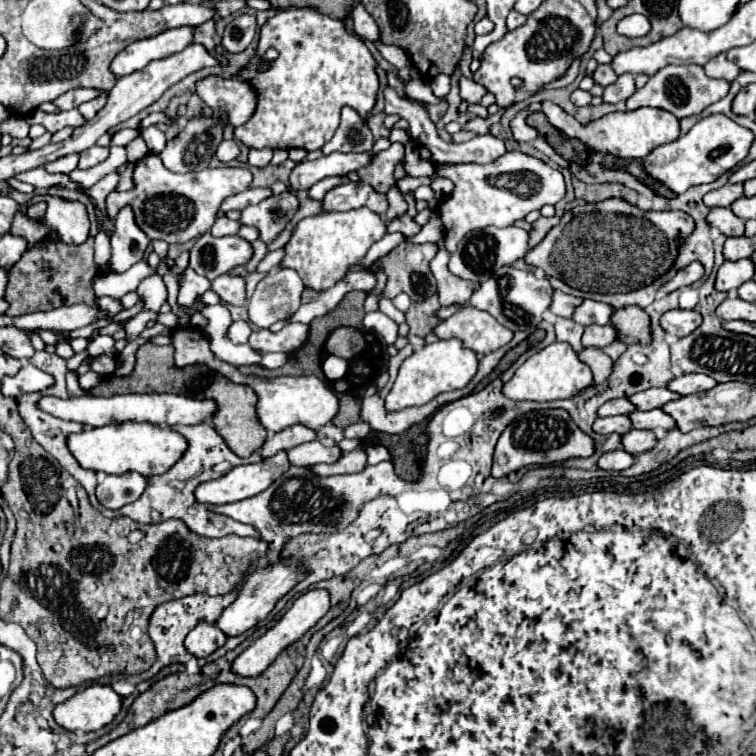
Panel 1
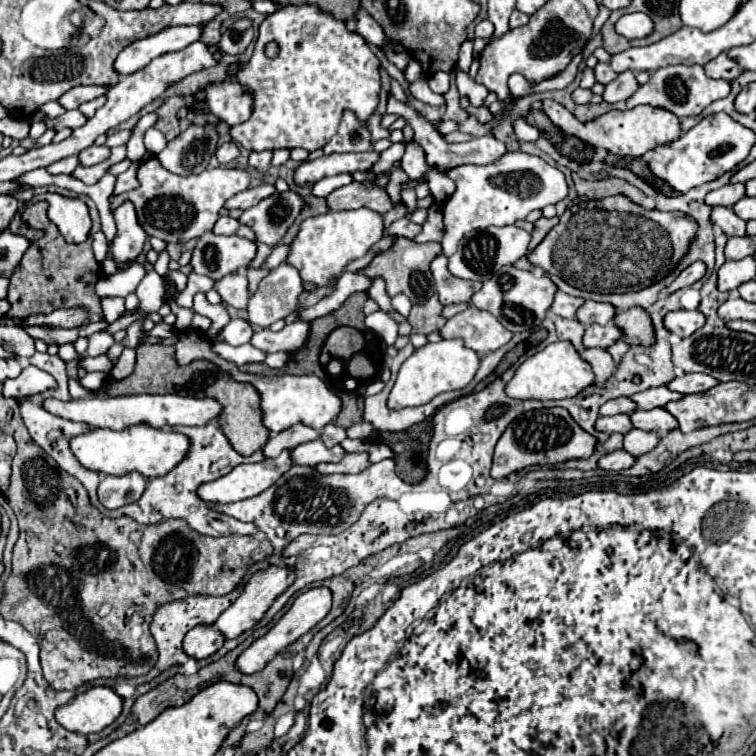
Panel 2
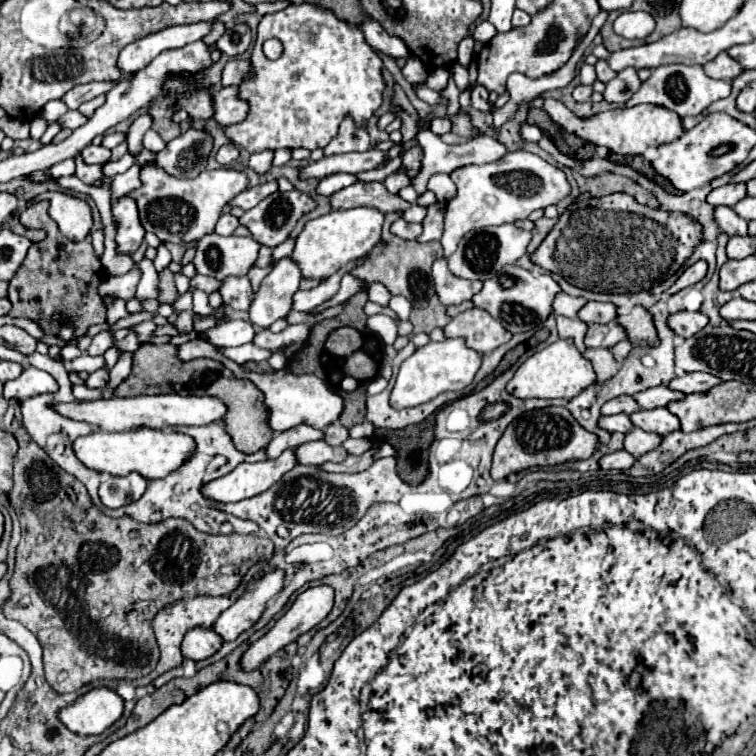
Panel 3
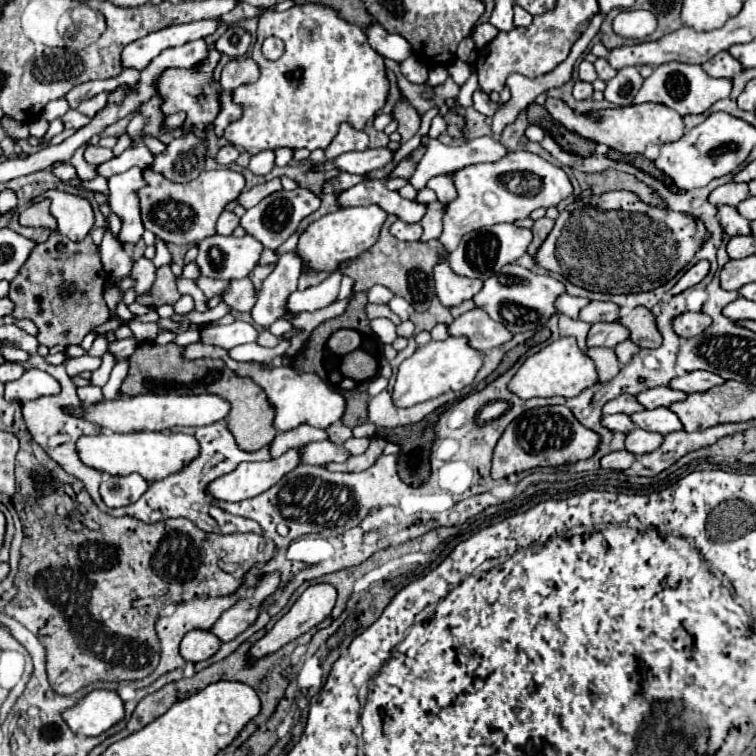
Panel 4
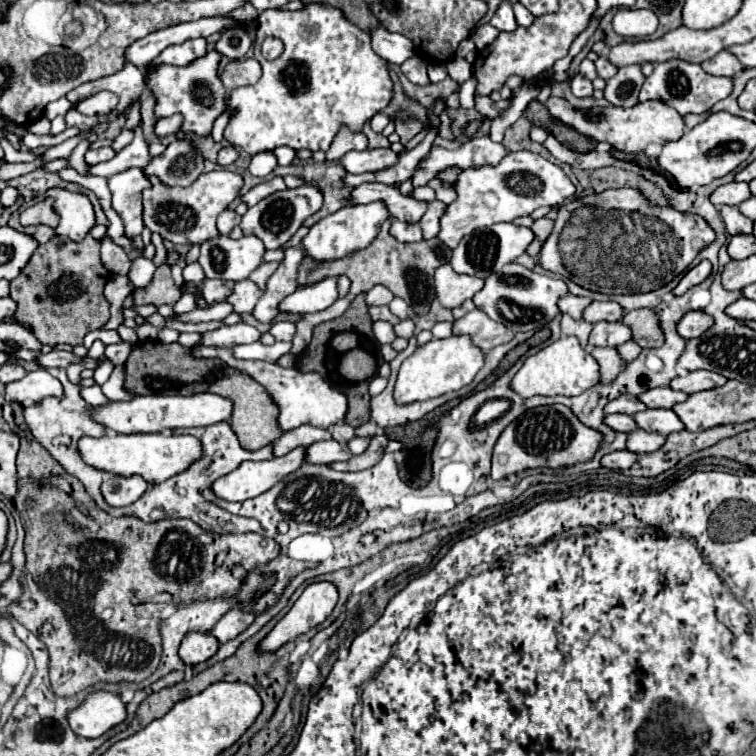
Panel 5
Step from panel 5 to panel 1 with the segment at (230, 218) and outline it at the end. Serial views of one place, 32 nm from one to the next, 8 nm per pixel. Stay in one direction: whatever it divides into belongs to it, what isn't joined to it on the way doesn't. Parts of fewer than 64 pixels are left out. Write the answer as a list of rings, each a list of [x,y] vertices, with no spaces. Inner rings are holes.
[[[220,216],[220,218],[216,220],[216,224],[212,226],[210,232],[212,232],[214,236],[232,236],[232,234],[238,232],[238,228],[240,228],[240,222],[230,220],[230,218],[226,218],[226,216]]]

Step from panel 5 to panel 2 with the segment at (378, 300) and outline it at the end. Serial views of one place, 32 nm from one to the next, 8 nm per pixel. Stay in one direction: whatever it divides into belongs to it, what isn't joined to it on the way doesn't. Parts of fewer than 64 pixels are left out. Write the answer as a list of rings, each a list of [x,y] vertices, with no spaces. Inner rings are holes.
[[[378,278],[378,280],[372,282],[372,286],[370,286],[370,290],[368,290],[368,296],[370,296],[382,310],[390,312],[396,322],[402,322],[402,316],[396,314],[396,312],[392,310],[392,306],[390,306],[390,296],[388,296],[388,292],[386,292],[386,288],[384,288],[384,280],[382,280],[382,278]]]

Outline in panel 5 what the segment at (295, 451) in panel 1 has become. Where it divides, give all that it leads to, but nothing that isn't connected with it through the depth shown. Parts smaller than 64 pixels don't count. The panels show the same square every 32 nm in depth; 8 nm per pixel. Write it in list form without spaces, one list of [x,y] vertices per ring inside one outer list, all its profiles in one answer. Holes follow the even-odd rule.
[[[336,440],[316,442],[306,448],[306,462],[308,464],[332,464],[338,460],[350,460],[352,452],[346,444],[338,444]]]

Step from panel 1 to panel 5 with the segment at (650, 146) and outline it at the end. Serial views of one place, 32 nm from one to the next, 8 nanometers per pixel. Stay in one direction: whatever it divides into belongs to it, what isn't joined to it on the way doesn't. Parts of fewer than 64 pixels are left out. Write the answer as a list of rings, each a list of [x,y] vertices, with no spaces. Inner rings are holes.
[[[550,96],[550,100],[546,102],[546,108],[550,110],[550,114],[554,118],[572,126],[580,134],[594,138],[596,142],[608,142],[610,146],[614,146],[616,150],[622,150],[622,152],[644,152],[648,144],[664,144],[670,140],[678,140],[684,134],[682,116],[678,112],[674,112],[674,108],[670,108],[668,104],[662,104],[660,100],[640,102],[632,108],[594,106],[588,110],[578,110],[568,100]]]

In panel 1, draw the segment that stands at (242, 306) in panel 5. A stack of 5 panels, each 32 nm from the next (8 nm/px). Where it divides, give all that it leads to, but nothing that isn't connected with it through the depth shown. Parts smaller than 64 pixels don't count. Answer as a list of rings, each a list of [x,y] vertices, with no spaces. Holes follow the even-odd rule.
[[[220,276],[212,282],[212,290],[222,302],[232,306],[246,306],[246,282],[244,276]]]

